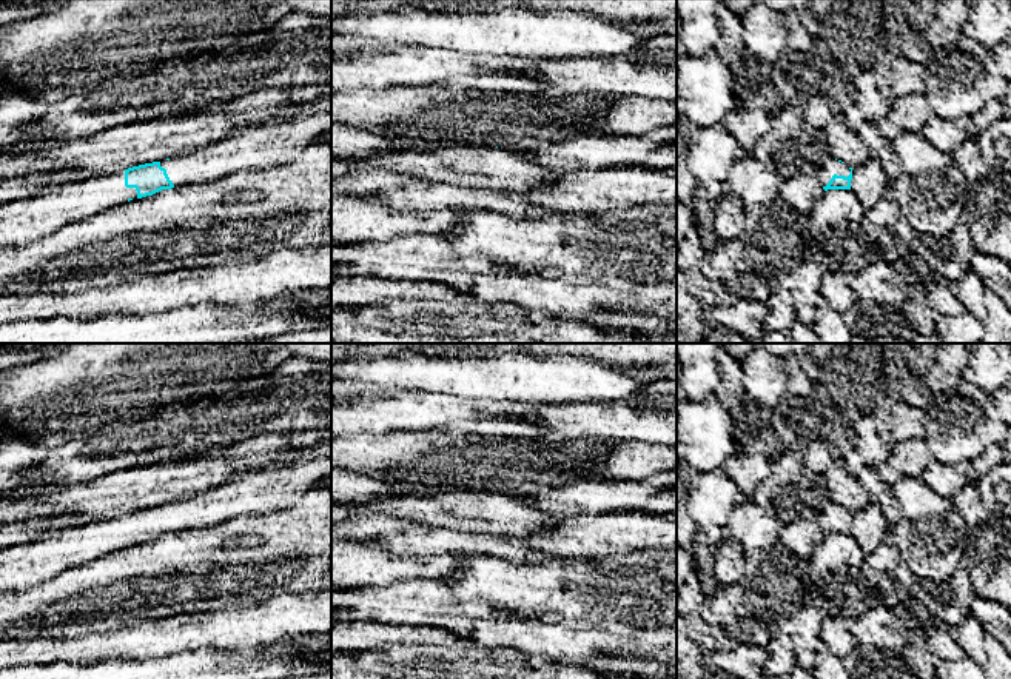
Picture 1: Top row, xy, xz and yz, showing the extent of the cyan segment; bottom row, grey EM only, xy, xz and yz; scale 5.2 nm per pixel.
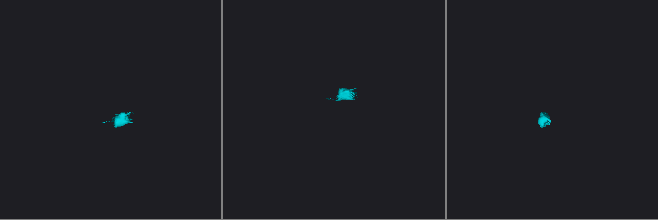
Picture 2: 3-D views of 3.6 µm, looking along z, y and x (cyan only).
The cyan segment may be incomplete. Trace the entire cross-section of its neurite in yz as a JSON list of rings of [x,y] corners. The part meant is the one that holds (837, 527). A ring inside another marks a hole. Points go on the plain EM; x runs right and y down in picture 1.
[[[828,500],[823,510],[815,516],[815,523],[821,528],[823,534],[851,534],[852,513],[841,505]]]

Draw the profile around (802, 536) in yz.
[[[808,519],[783,523],[778,533],[778,542],[804,562],[823,537],[825,534],[815,520]]]

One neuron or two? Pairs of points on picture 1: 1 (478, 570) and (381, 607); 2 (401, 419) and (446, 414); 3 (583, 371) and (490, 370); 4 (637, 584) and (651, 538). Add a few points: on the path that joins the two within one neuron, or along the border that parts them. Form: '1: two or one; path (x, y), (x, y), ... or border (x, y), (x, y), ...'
1: two; border (441, 579), (450, 590)
2: one; path (412, 414), (435, 414)
3: one; path (560, 373), (513, 373)
4: two; border (644, 548), (660, 550)

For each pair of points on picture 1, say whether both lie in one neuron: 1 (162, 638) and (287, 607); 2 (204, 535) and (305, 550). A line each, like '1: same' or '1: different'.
1: same
2: same

